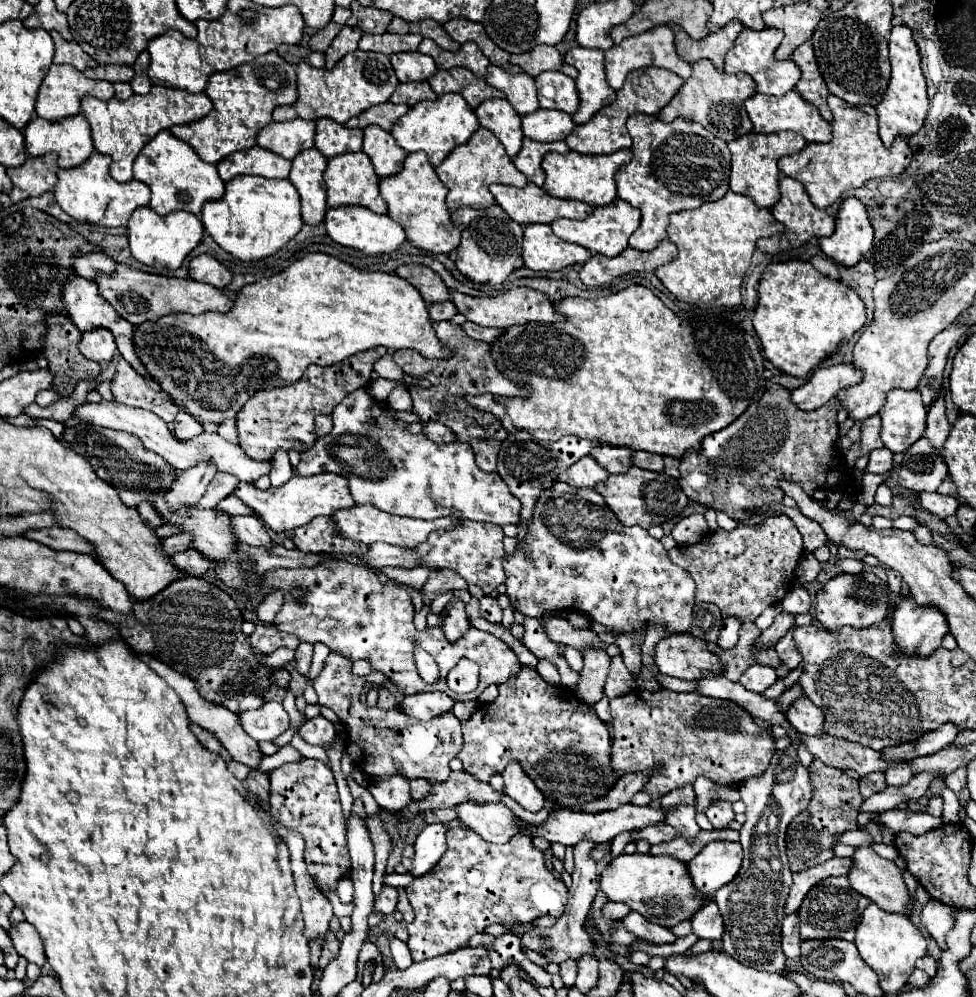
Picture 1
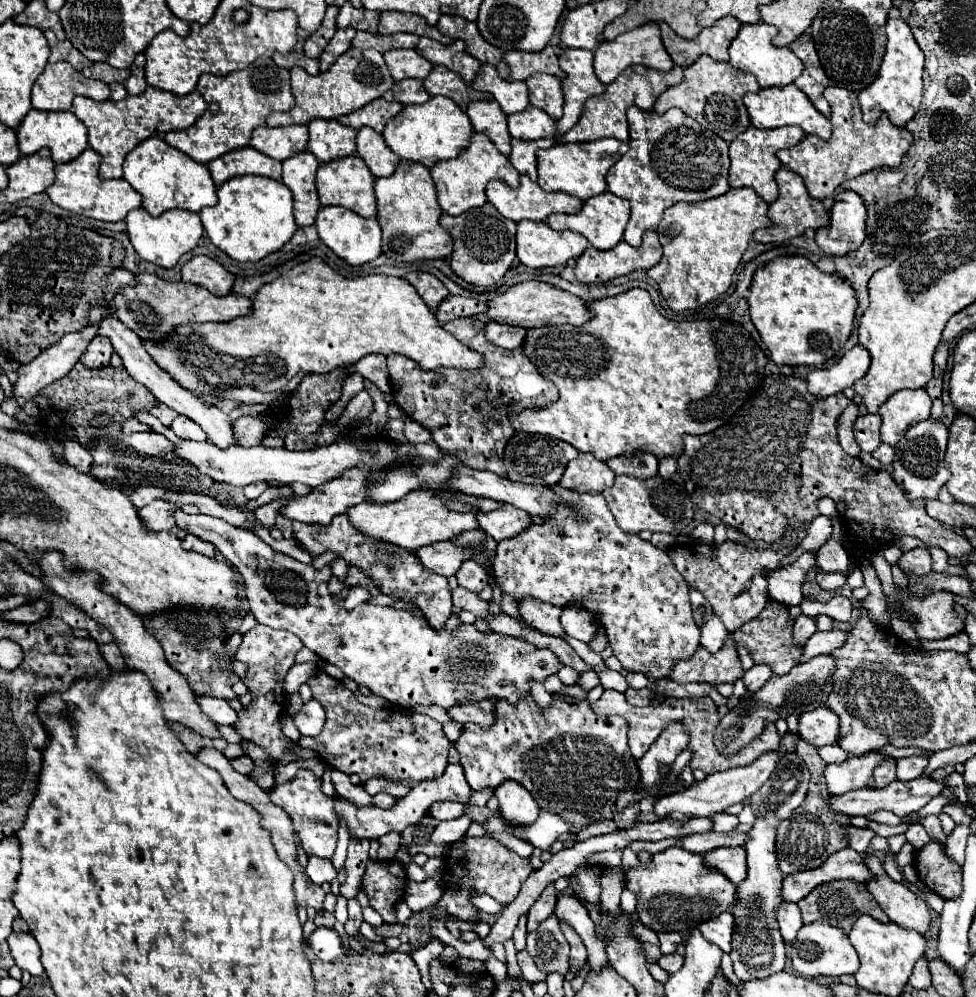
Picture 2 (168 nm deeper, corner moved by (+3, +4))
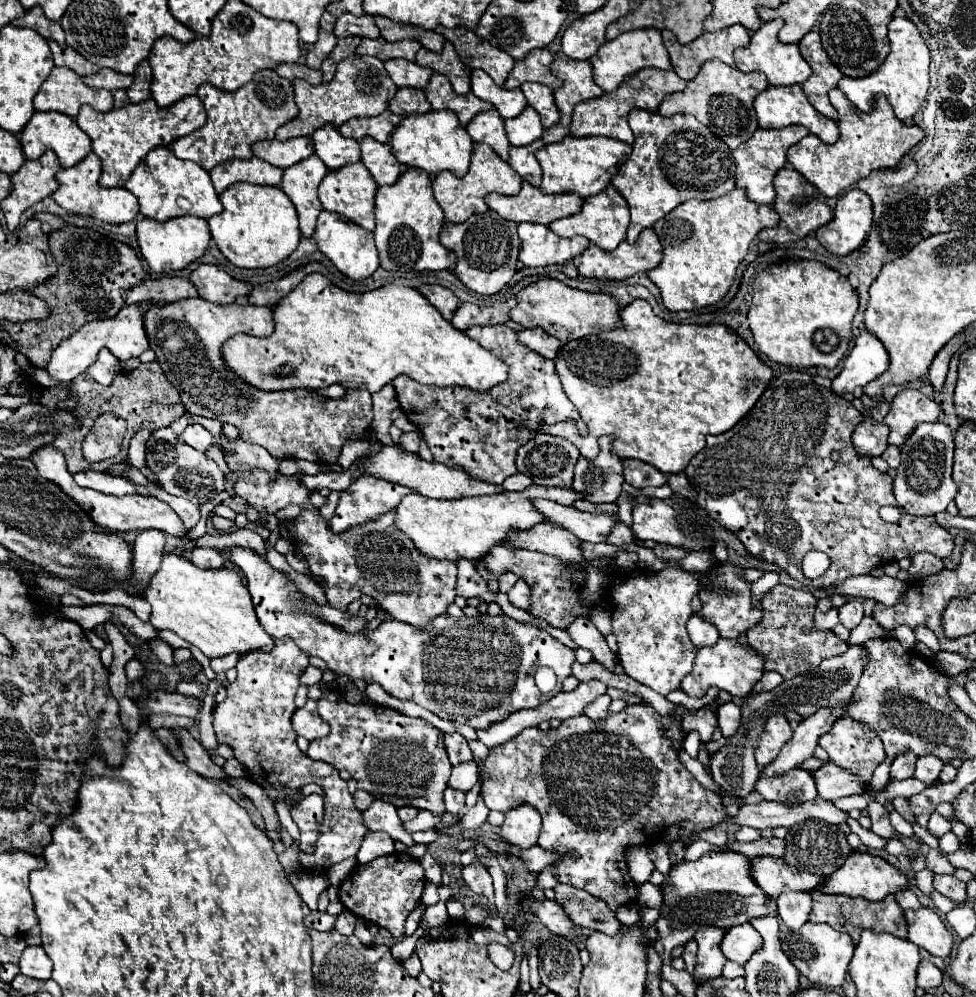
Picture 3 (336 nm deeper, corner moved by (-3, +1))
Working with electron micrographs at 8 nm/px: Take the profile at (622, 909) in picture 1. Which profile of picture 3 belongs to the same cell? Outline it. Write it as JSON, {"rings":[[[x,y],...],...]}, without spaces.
{"rings":[[[646,882],[646,884],[640,884],[638,886],[638,902],[640,904],[646,904],[648,908],[660,908],[662,904],[662,894],[660,894],[660,888]]]}

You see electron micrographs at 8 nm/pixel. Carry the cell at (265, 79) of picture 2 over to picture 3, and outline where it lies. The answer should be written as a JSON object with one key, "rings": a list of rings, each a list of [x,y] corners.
{"rings":[[[260,70],[248,84],[234,92],[204,84],[198,88],[198,96],[206,108],[208,120],[198,132],[174,140],[172,152],[182,160],[196,162],[204,170],[212,170],[216,164],[232,158],[250,158],[256,140],[272,140],[278,126],[298,116],[292,82],[278,76],[274,70]]]}

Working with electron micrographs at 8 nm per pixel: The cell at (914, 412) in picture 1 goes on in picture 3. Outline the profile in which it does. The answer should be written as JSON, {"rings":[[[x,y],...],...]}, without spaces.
{"rings":[[[902,390],[894,396],[892,408],[884,418],[884,424],[890,428],[890,444],[902,446],[918,424],[936,422],[938,414],[940,406],[932,398],[920,390]]]}

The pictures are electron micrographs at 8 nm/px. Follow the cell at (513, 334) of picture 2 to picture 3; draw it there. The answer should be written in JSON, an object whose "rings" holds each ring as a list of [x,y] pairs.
{"rings":[[[530,328],[530,330],[520,330],[518,340],[522,346],[538,352],[544,358],[556,358],[556,352],[560,350],[560,340],[546,334],[542,328]]]}

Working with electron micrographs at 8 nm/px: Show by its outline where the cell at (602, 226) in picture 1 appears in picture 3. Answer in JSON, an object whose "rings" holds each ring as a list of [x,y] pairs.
{"rings":[[[610,184],[604,192],[586,198],[584,206],[582,206],[582,210],[578,214],[566,216],[566,218],[560,218],[560,220],[552,222],[550,230],[556,232],[558,236],[568,236],[568,238],[570,236],[586,236],[598,248],[602,248],[602,250],[614,250],[626,238],[628,224],[630,224],[630,210],[626,206],[626,200]]]}

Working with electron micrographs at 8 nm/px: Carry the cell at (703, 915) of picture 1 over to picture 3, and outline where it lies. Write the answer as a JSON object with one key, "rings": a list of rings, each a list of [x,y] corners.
{"rings":[[[738,924],[726,930],[720,950],[724,956],[736,964],[746,964],[748,958],[760,948],[762,938],[750,924]]]}

